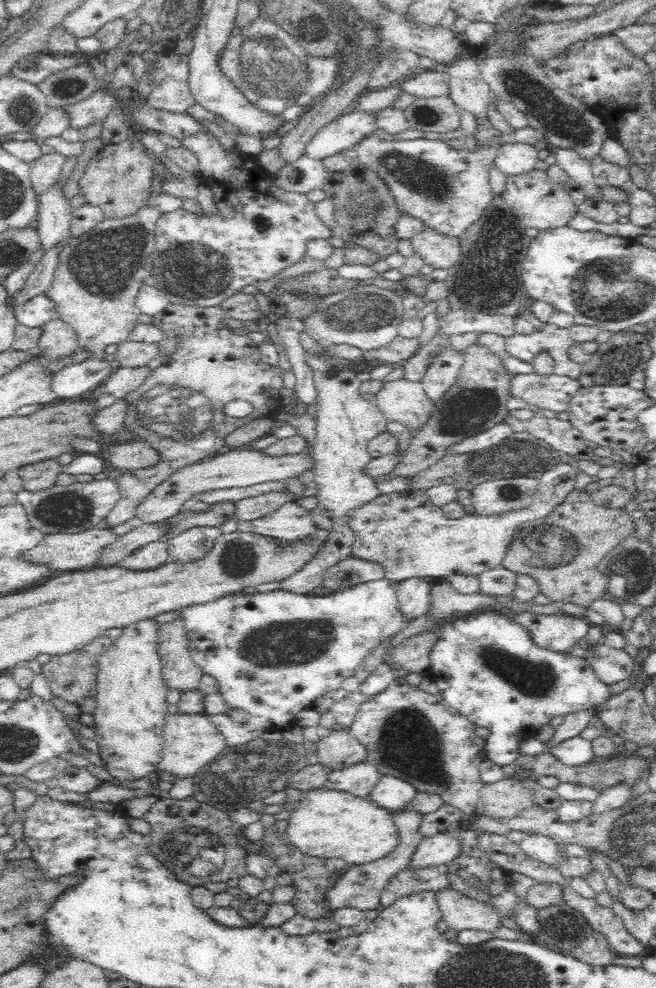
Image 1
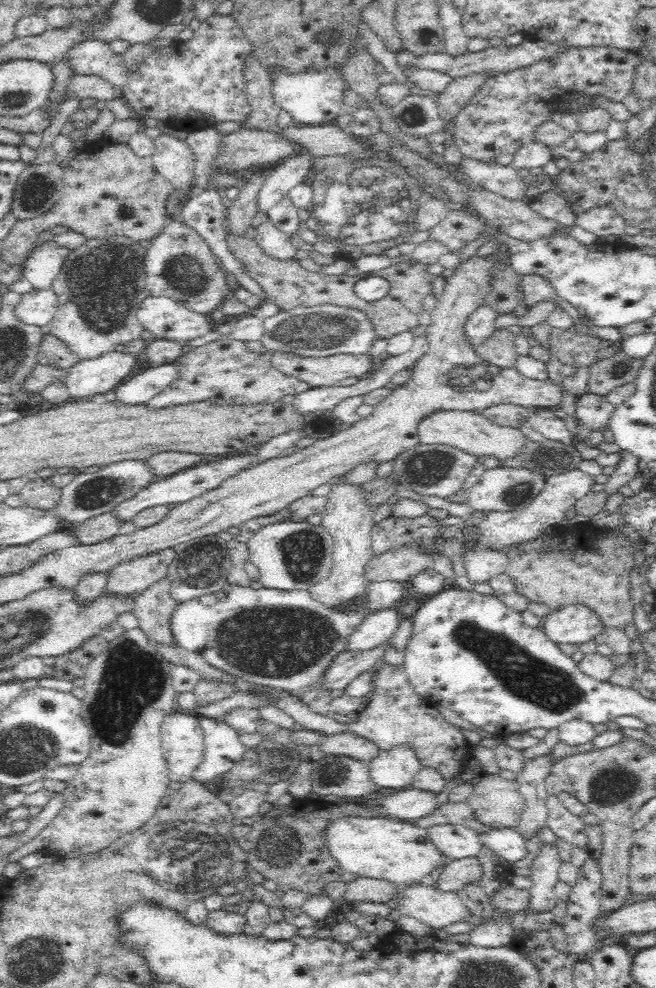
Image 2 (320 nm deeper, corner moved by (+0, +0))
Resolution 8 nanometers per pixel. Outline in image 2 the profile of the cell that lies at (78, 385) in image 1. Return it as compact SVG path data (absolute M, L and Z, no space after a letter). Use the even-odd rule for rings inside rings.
M112 350L98 355L98 358L78 361L66 370L64 382L72 400L114 391L132 372L137 356L126 350Z

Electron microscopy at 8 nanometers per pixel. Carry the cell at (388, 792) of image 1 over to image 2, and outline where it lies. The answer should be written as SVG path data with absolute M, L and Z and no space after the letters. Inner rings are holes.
M410 745L380 751L369 763L370 778L381 790L399 791L410 787L414 775L422 767L416 748Z

